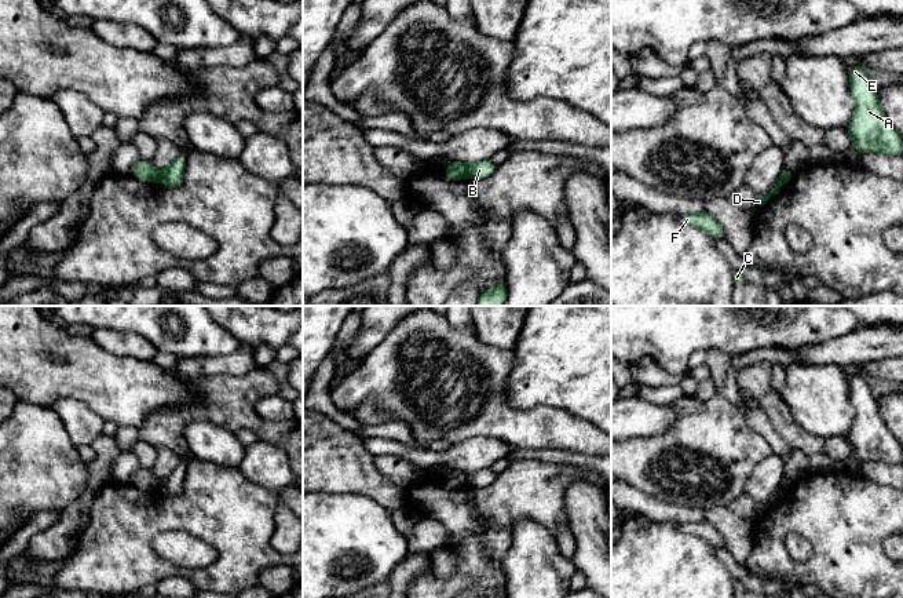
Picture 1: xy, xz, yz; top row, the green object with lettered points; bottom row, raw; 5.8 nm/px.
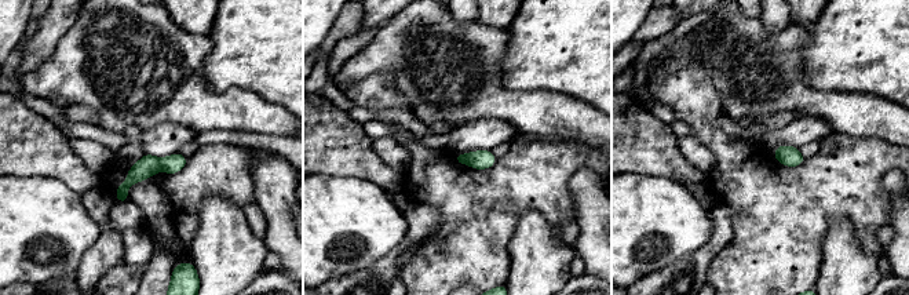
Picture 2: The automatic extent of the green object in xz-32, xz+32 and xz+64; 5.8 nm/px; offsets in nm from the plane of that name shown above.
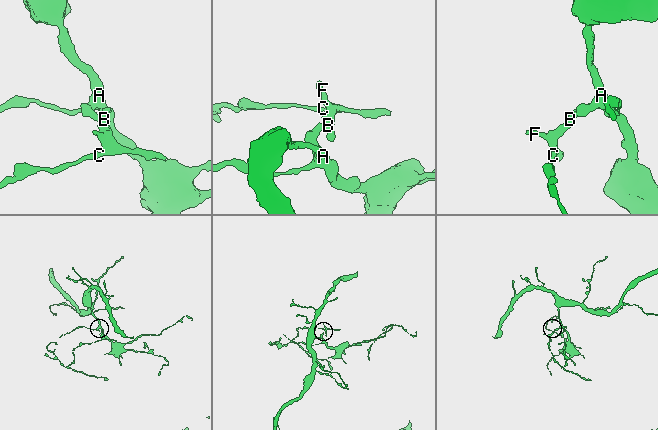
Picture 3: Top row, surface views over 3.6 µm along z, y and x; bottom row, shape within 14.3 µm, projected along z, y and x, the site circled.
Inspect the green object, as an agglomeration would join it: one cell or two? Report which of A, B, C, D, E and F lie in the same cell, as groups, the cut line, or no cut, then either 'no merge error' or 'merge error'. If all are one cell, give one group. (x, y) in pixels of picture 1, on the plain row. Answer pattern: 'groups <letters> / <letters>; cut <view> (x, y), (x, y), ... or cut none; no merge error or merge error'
groups A E / B C D F; cut xz (465, 474), (467, 485); merge error

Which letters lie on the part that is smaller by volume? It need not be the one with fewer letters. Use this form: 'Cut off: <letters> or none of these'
Cut off: B, C, D, F

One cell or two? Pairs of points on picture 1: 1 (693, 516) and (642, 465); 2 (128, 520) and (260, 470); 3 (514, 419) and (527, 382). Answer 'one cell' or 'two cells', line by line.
1: two cells
2: two cells
3: two cells

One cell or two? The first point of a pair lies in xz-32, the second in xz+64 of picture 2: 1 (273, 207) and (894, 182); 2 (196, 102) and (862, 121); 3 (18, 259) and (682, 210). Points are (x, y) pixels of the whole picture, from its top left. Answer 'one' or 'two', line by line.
1: one
2: one
3: one

